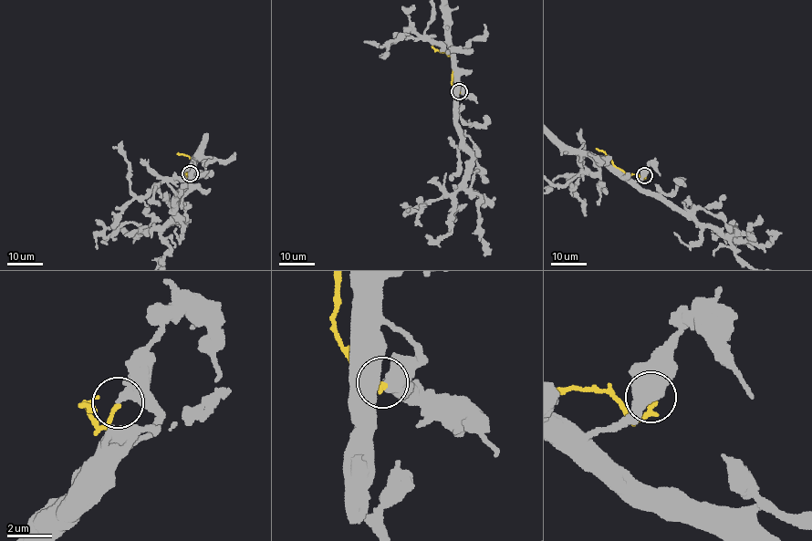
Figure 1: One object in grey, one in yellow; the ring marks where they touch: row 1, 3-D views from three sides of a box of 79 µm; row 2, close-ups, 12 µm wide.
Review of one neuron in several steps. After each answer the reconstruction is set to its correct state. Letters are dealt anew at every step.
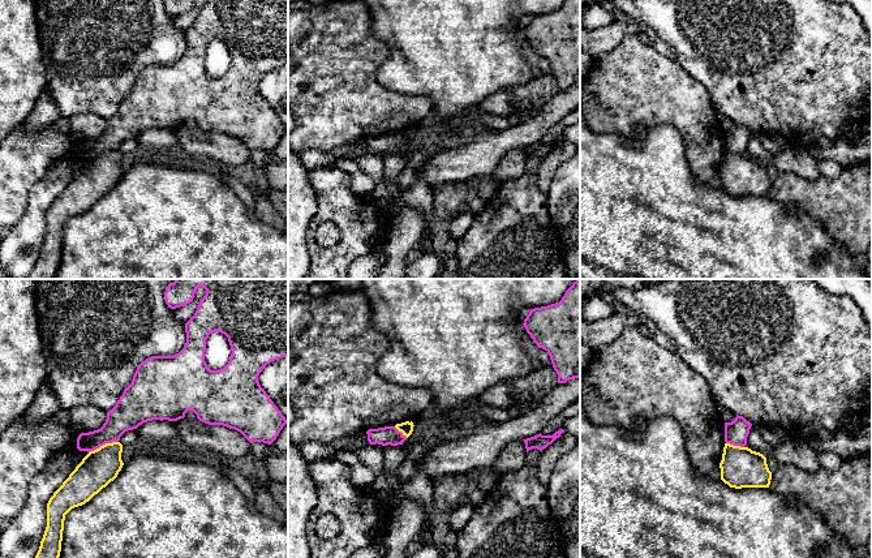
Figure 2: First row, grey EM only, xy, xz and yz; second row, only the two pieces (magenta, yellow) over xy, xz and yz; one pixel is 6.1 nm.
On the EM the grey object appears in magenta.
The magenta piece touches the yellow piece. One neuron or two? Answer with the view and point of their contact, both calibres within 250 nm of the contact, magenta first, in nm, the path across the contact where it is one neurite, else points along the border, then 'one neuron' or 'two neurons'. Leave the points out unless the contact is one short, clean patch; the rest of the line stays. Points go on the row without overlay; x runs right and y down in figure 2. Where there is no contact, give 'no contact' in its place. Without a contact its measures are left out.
meets magenta in xy at (103, 151); 200 nm thick on the magenta side, 220 nm on the other; border along xy (117, 149), (103, 151), (89, 161); two neurons

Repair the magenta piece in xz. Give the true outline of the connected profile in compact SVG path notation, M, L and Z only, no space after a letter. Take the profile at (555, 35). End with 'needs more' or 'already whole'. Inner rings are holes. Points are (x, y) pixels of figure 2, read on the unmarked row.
M566 0L559 10L532 17L523 33L549 61L558 91L580 86L580 0Z; already whole

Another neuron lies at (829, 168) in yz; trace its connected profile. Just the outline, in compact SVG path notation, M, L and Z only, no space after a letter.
M832 159L819 160L817 167L821 176L828 177L828 179L838 177L843 171L843 167L838 162L832 160Z

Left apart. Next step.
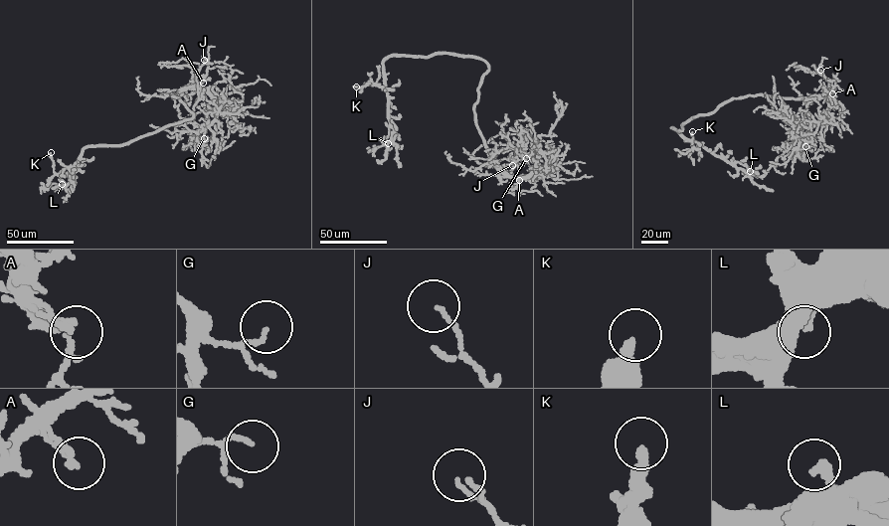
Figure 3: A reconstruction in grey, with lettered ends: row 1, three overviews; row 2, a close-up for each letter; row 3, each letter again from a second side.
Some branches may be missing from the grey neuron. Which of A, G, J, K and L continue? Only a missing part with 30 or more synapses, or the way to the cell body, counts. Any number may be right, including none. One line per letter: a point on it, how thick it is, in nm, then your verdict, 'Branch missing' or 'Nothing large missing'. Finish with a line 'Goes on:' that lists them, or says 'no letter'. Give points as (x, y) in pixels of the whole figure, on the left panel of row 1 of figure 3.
A: Place: (203, 83). Thickness 150 nm. Nothing large missing
G: Place: (204, 138). Thickness 80 nm. Nothing large missing
J: Place: (204, 60). Thickness 110 nm. Nothing large missing
K: Place: (51, 152). Thickness 320 nm. Nothing large missing
L: Place: (62, 184). Thickness 280 nm. Nothing large missing
Goes on: no letter

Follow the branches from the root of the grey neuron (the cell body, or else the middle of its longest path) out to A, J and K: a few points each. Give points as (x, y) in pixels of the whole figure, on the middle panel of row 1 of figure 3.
A: (482, 76), (474, 109), (475, 124), (490, 158), (519, 180)
J: (482, 76), (474, 109), (475, 124), (490, 158), (507, 177), (511, 175), (512, 165)
K: (482, 76), (488, 66), (469, 56), (390, 56), (383, 63), (382, 88), (370, 82), (356, 87)

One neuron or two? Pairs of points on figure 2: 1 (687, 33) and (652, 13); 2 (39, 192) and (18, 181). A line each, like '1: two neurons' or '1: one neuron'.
1: one neuron
2: two neurons

